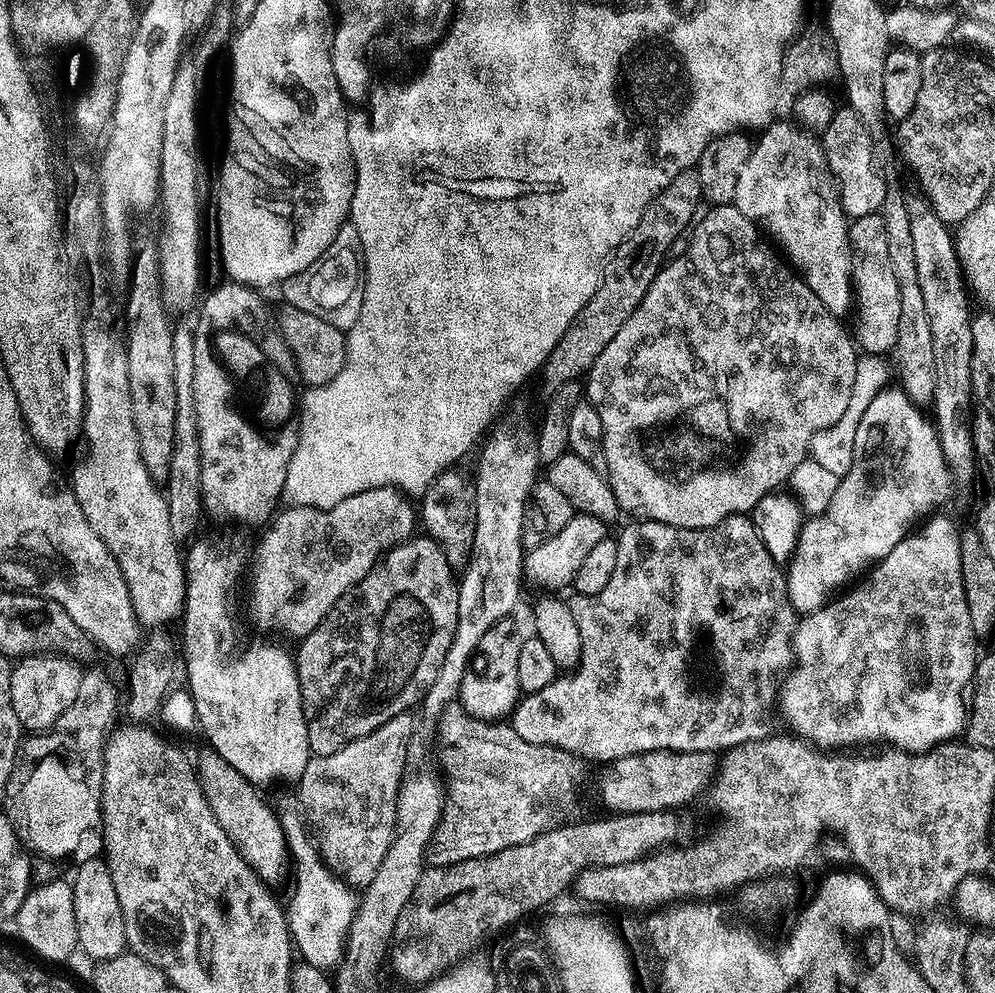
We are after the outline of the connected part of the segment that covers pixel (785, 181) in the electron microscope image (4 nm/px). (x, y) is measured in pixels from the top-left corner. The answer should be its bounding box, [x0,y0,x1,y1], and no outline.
[734,119,854,318]

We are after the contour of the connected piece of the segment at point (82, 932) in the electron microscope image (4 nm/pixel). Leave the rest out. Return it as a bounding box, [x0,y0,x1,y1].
[71,859,127,963]

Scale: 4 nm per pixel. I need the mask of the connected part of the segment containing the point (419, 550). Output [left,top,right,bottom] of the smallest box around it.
[294,535,462,756]

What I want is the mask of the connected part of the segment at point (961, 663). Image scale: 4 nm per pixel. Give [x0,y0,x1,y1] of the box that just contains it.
[780,514,978,752]

